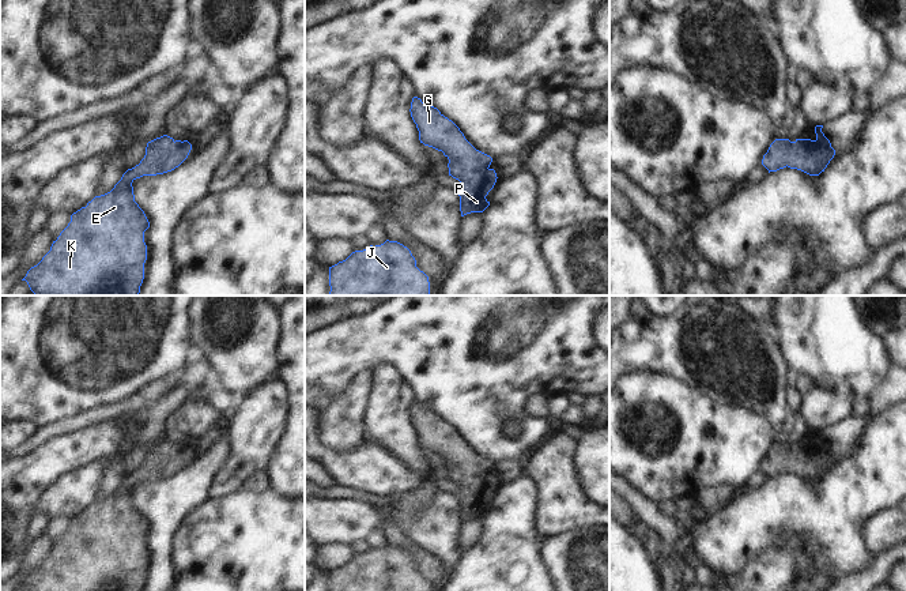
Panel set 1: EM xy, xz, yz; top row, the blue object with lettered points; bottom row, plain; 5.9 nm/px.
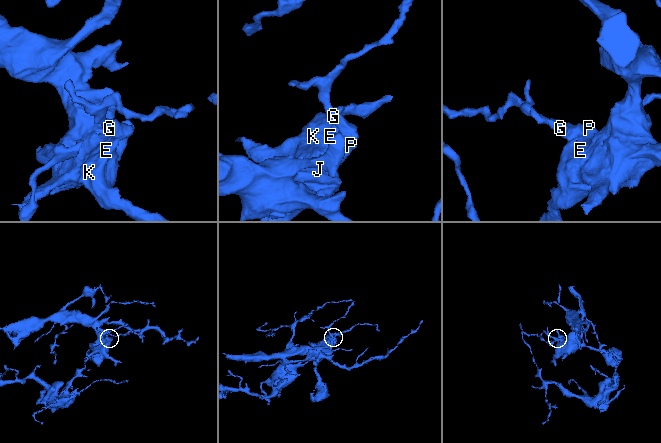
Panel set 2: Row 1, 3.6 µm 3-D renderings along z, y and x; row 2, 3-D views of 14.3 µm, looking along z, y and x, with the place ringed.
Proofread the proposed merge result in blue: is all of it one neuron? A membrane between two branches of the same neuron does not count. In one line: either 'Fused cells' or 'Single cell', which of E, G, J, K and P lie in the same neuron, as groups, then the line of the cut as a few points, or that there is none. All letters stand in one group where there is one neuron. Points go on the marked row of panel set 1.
Single cell. Groups: E G J K P. No split.

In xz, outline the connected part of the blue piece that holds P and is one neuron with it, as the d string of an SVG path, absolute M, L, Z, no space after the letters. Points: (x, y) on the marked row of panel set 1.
M412 98L409 112L420 143L442 151L449 159L449 176L460 181L456 192L460 196L461 217L483 212L490 206L486 196L498 178L490 167L492 158L476 150L452 120L420 98Z

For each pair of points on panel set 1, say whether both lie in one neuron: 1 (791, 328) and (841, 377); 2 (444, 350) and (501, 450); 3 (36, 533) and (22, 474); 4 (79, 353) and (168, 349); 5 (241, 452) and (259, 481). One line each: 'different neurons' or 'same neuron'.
1: same neuron
2: same neuron
3: different neurons
4: same neuron
5: different neurons

